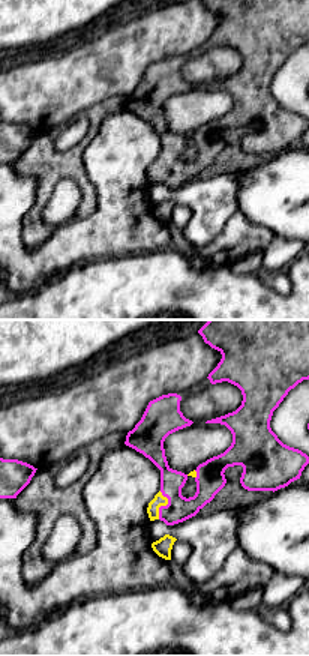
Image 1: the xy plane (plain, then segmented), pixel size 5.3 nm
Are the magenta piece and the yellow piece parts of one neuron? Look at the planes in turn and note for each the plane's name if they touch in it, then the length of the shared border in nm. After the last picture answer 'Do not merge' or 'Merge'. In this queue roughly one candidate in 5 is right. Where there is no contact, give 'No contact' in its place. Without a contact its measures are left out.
Touches magenta in xy. Shared border 150 nm

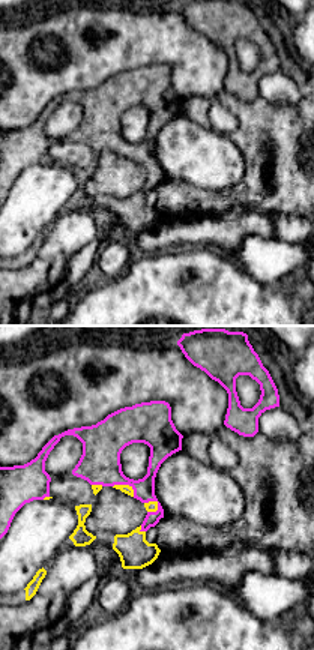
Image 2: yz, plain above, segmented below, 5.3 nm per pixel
Touches magenta in yz. Shared border 130 nm

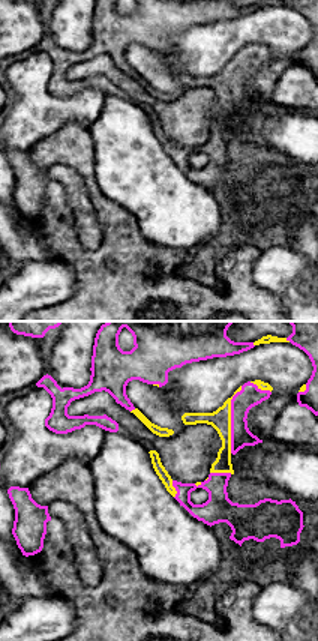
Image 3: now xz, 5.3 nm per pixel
Touches magenta in xz. Shared border 360 nm

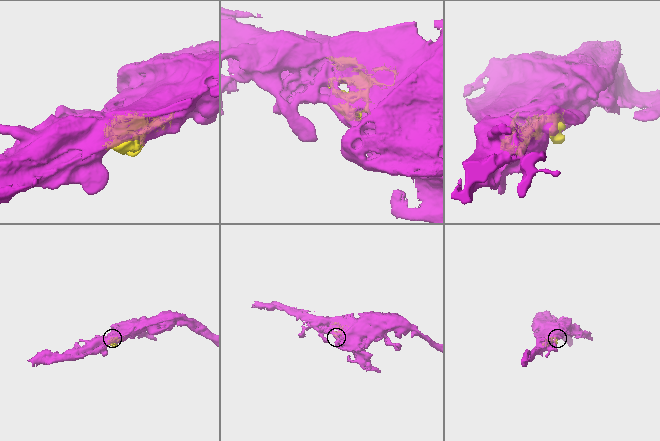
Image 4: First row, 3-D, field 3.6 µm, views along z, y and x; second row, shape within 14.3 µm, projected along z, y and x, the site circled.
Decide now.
Merge

